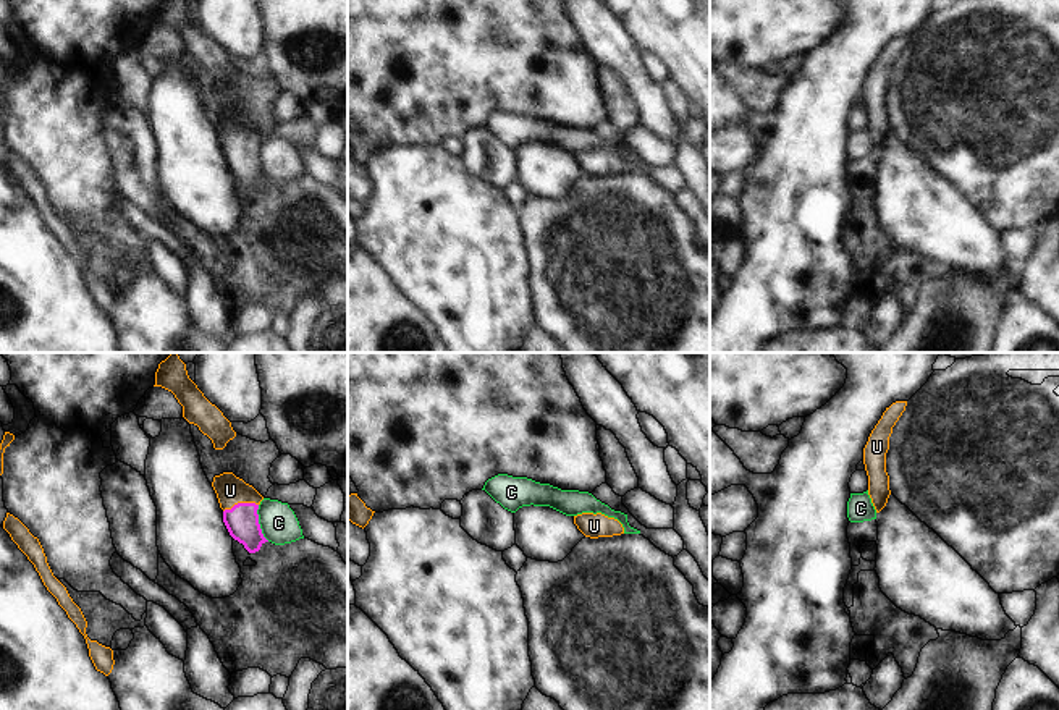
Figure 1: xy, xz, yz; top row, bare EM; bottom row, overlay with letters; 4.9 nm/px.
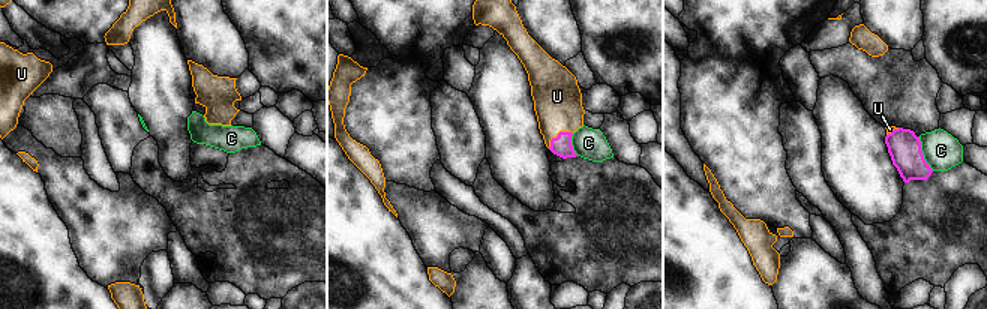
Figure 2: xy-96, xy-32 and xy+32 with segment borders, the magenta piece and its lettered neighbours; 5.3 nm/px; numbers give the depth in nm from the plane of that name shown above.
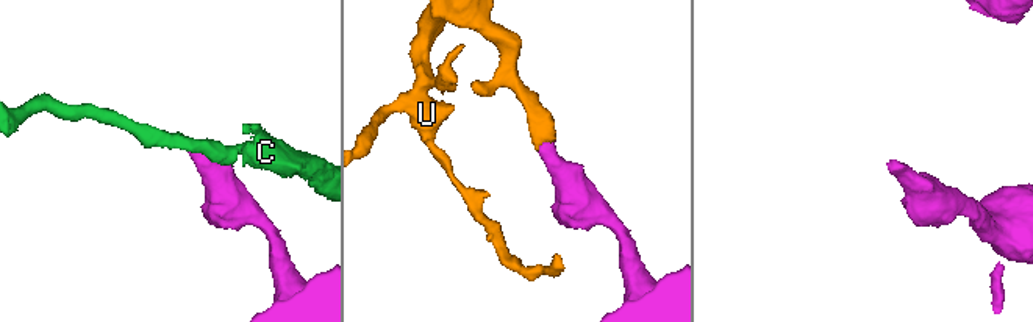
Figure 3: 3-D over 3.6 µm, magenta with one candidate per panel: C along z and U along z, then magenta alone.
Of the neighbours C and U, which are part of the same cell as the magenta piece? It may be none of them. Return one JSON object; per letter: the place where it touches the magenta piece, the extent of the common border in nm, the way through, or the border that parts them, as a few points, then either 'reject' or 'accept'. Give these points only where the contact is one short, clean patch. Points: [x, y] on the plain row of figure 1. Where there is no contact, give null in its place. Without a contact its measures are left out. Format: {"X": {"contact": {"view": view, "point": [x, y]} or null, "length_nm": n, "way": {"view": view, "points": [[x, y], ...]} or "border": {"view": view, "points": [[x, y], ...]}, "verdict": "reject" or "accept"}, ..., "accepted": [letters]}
{"C": {"contact": {"view": "xy", "point": [257, 160]}, "length_nm": 190, "verdict": "reject"}, "U": {"contact": {"view": "xy", "point": [240, 141]}, "length_nm": 180, "way": {"view": "xy", "points": [[241, 159], [240, 141], [230, 128]]}, "verdict": "accept"}, "accepted": ["U"]}

